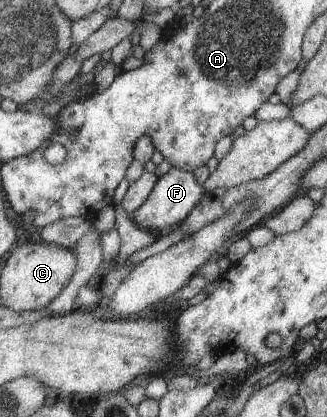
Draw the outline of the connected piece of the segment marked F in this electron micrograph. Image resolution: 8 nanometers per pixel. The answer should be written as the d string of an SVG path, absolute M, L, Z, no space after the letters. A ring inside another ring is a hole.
M171 167L165 175L162 175L158 179L148 200L136 212L133 212L131 217L142 228L152 231L155 234L165 234L170 230L180 227L192 210L200 204L206 193L205 186L200 184L195 173Z

